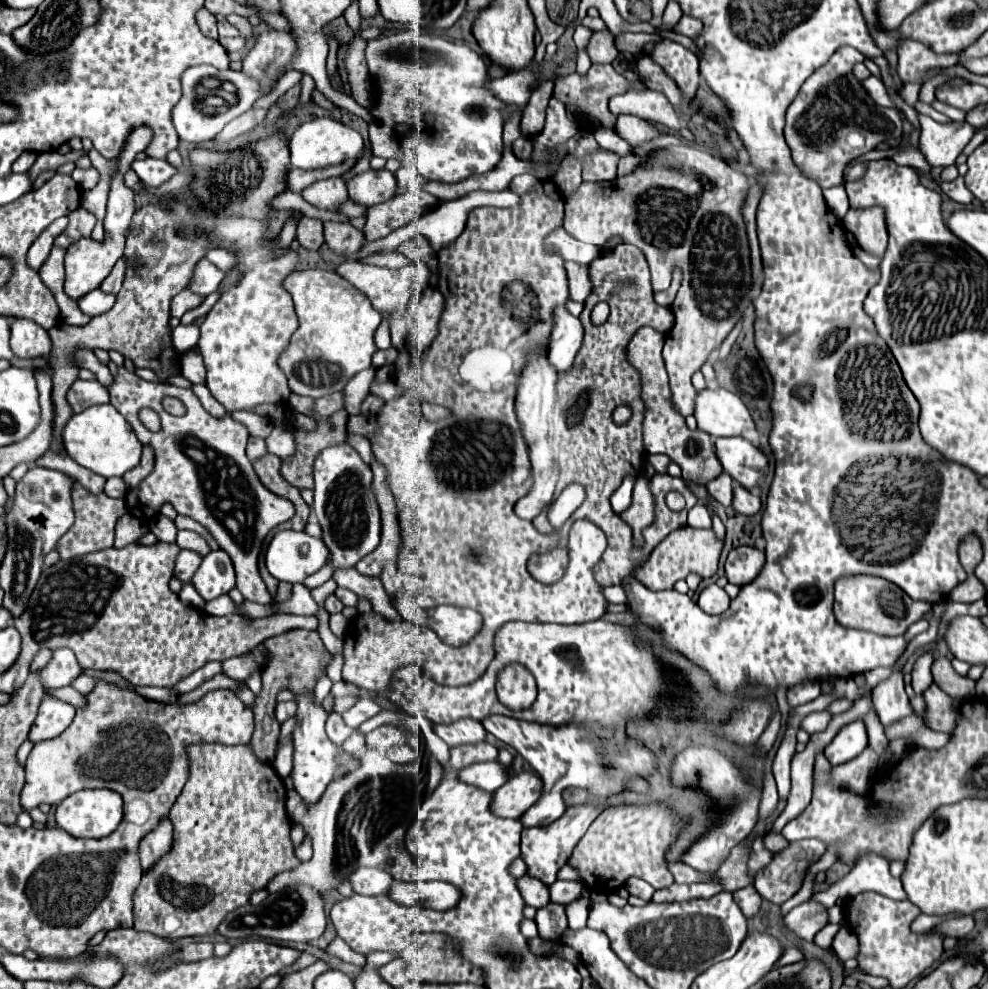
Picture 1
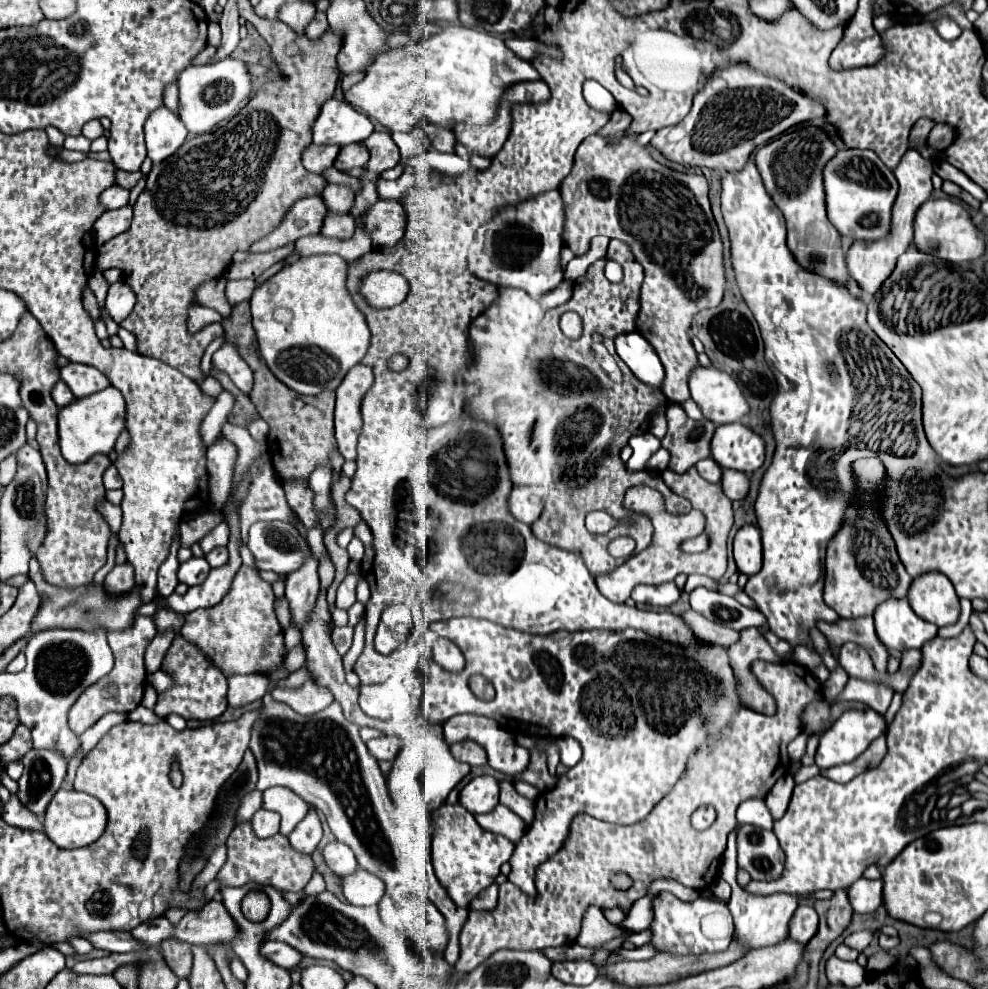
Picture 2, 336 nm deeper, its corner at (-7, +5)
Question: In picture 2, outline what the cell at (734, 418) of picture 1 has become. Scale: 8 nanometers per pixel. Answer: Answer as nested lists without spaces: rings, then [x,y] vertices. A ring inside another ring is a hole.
[[[699,366],[693,370],[689,390],[703,416],[715,426],[739,422],[745,414],[749,414],[749,404],[739,384],[727,372],[713,366]]]

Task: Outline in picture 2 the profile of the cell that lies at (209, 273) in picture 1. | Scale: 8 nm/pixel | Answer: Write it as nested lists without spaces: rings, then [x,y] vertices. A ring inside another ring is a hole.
[[[335,254],[299,258],[297,262],[289,264],[287,268],[265,280],[255,290],[249,302],[253,317],[252,326],[257,332],[261,356],[265,358],[275,378],[297,394],[315,396],[325,390],[335,390],[345,378],[345,374],[355,364],[359,364],[369,350],[369,324],[347,290],[347,268],[349,264]]]

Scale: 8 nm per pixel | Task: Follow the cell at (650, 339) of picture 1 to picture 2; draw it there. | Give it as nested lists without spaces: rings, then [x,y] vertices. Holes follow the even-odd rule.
[[[669,402],[665,410],[669,430],[661,440],[661,446],[669,450],[669,468],[677,474],[687,472],[699,460],[711,456],[711,438],[715,434],[715,424],[709,420],[691,420],[681,404]]]

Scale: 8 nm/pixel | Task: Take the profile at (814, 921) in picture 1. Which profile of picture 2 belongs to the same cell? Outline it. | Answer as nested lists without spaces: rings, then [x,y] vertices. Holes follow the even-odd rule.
[[[859,878],[847,890],[847,896],[853,912],[859,912],[859,914],[875,912],[883,904],[883,880]]]

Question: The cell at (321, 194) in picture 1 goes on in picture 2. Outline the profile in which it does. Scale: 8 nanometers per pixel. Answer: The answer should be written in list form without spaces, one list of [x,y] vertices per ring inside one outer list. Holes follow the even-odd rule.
[[[307,146],[307,150],[303,152],[303,166],[313,172],[313,174],[323,174],[325,170],[329,170],[339,154],[341,146]]]

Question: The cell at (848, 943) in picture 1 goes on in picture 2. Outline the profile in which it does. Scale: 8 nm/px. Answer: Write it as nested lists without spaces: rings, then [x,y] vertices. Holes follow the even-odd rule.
[[[871,930],[853,932],[853,934],[849,934],[849,936],[845,938],[845,944],[847,944],[849,948],[859,950],[859,952],[863,952],[871,942],[873,942],[873,932],[871,932]]]

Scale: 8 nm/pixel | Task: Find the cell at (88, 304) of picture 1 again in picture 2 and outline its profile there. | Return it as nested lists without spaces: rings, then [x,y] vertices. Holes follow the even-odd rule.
[[[121,280],[121,282],[115,282],[109,286],[105,308],[115,322],[123,322],[133,312],[135,302],[137,302],[137,298],[135,298],[133,288]]]

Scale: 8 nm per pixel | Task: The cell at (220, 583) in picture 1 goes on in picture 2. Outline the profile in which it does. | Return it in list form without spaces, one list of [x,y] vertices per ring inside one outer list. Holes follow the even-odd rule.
[[[191,558],[181,564],[179,582],[185,582],[187,586],[197,586],[207,578],[209,572],[211,572],[211,566],[205,558]]]

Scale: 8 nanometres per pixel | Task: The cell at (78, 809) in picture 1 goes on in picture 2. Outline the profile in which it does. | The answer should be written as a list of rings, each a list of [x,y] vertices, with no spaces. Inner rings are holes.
[[[59,790],[53,800],[47,806],[45,812],[45,820],[43,820],[43,830],[45,834],[59,846],[59,848],[81,848],[81,846],[89,846],[93,844],[107,826],[107,810],[105,806],[85,794],[85,792],[77,792],[77,790]]]

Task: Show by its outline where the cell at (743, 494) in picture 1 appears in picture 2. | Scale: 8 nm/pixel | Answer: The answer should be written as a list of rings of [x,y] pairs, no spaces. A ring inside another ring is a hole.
[[[723,470],[721,486],[731,500],[743,500],[749,494],[749,478],[739,470]]]

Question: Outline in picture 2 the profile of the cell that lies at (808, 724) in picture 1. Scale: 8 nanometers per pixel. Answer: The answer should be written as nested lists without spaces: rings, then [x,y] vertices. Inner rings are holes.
[[[801,732],[791,744],[789,744],[789,758],[791,760],[801,760],[801,756],[805,754],[805,748],[807,748],[807,740],[809,736],[805,732]]]

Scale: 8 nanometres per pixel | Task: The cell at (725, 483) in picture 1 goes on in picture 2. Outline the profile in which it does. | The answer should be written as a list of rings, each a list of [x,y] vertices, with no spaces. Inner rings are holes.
[[[705,458],[705,460],[697,462],[695,468],[697,468],[697,472],[699,472],[705,480],[709,480],[709,482],[713,482],[713,484],[721,482],[723,468],[721,468],[717,462],[713,462],[713,458]]]

